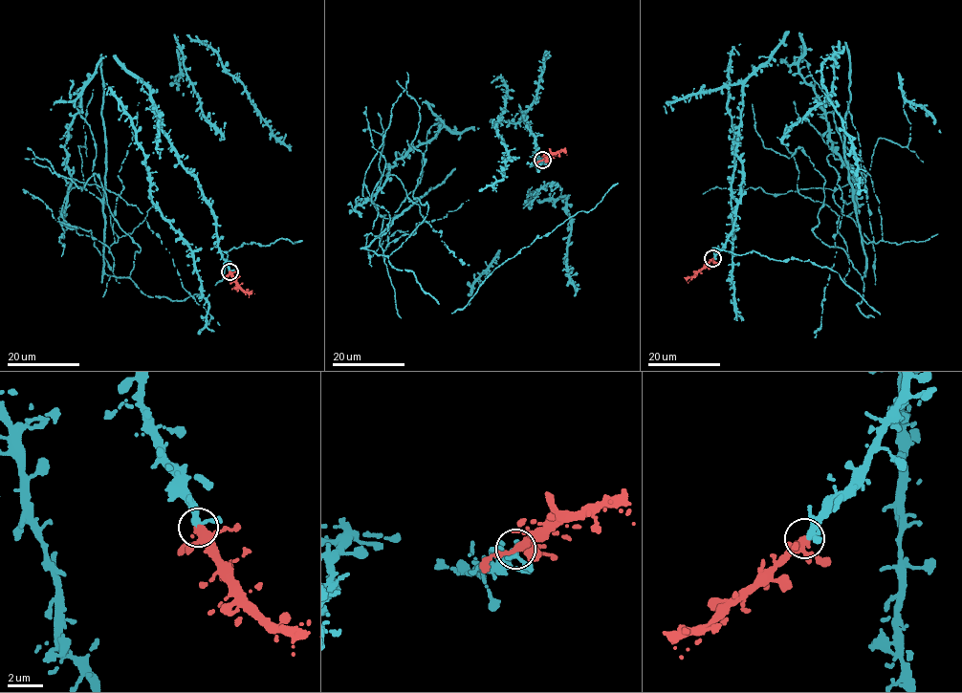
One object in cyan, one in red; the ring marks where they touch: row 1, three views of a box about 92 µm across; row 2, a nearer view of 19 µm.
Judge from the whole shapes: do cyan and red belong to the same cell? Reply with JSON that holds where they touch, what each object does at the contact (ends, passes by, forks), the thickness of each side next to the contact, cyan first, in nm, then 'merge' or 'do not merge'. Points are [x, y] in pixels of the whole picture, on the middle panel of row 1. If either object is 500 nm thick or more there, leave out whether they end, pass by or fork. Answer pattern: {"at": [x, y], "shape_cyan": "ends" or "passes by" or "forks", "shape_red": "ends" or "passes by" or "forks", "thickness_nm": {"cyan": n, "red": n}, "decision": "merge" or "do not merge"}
{"at": [542, 160], "shape_cyan": "passes by", "shape_red": "passes by", "thickness_nm": {"cyan": 300, "red": 340}, "decision": "merge"}

